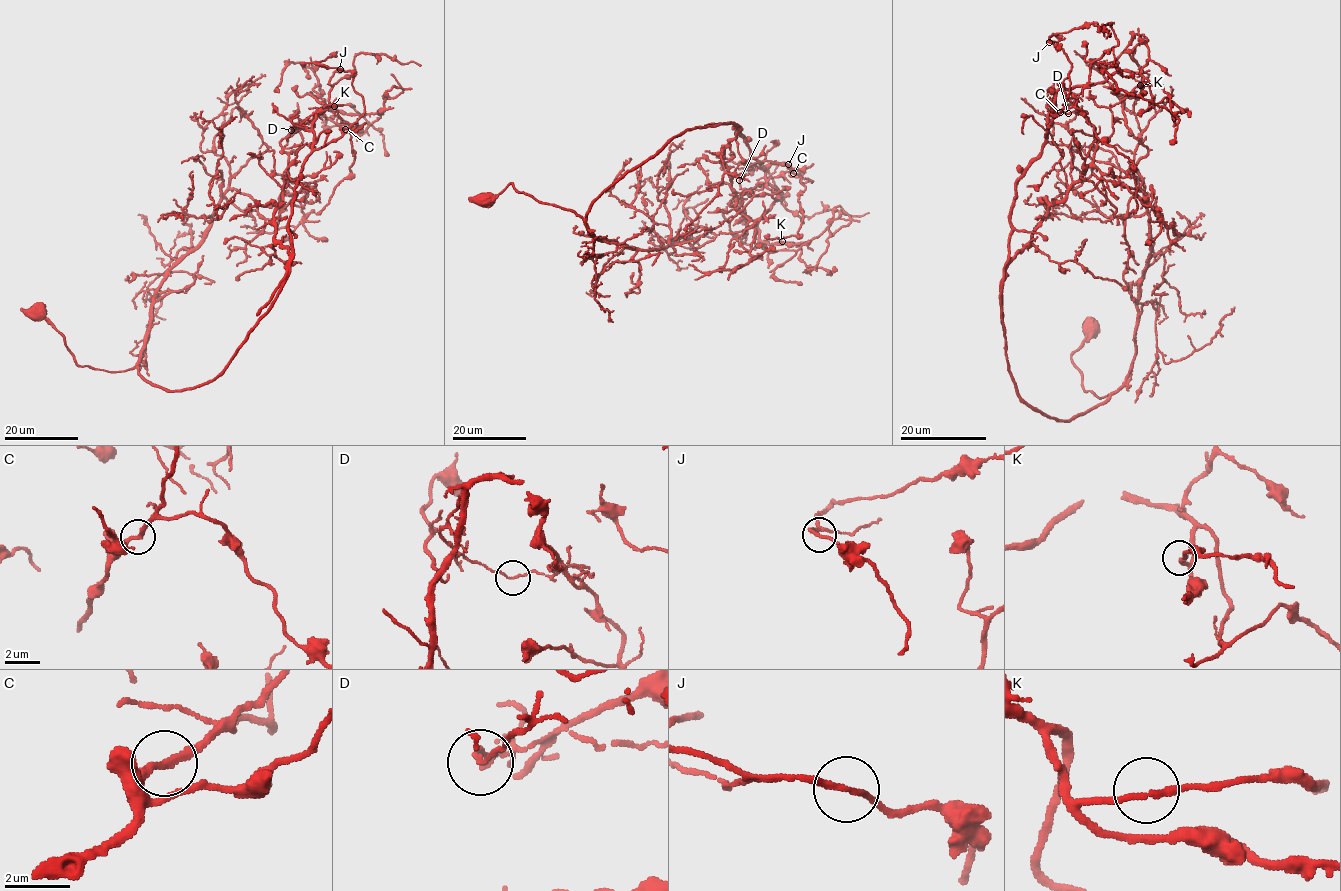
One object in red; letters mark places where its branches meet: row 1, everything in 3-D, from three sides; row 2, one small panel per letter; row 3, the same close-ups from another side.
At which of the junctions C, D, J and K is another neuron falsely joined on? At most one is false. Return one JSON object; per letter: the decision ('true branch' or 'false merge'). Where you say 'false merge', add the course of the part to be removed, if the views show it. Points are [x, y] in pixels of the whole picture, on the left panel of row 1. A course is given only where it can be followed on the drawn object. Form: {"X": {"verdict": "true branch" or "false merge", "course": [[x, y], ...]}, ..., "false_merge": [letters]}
{"C": {"verdict": "true branch"}, "D": {"verdict": "false merge", "course": [[291, 130], [280, 142], [288, 155], [283, 201], [274, 218], [276, 257], [236, 280]]}, "J": {"verdict": "true branch"}, "K": {"verdict": "true branch"}, "false_merge": ["D"]}

